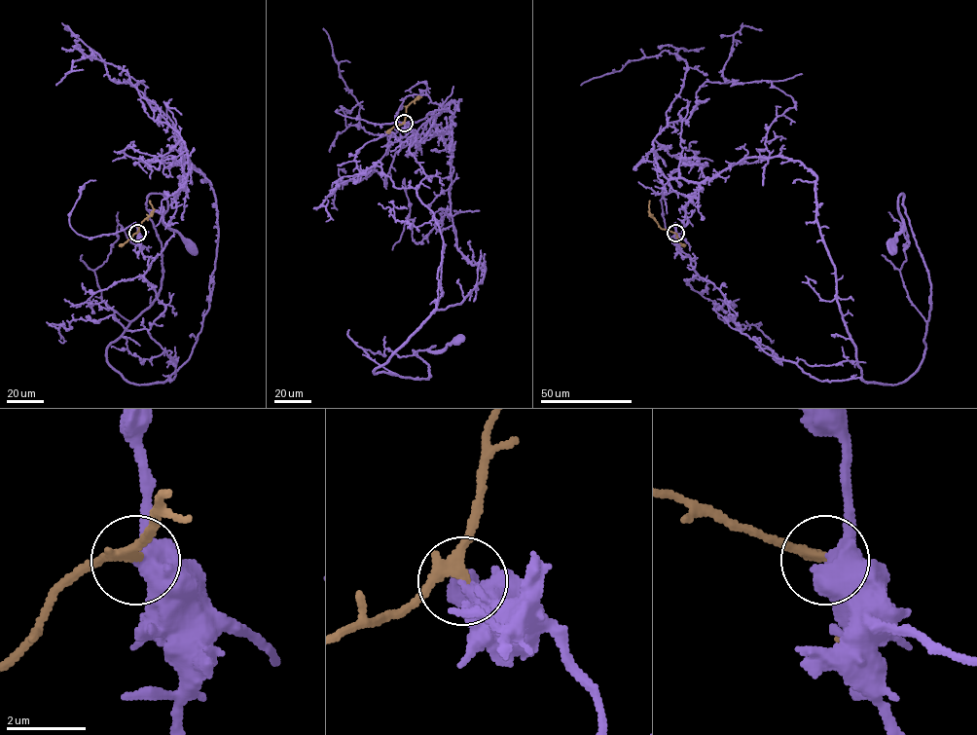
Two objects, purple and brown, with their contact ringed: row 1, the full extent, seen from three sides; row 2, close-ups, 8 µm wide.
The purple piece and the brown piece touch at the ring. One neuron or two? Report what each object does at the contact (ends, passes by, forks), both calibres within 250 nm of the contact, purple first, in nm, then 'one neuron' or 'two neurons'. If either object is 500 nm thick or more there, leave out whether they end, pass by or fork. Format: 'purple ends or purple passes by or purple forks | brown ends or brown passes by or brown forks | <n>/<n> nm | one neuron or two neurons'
purple passes by | brown passes by | 400/240 nm | one neuron

